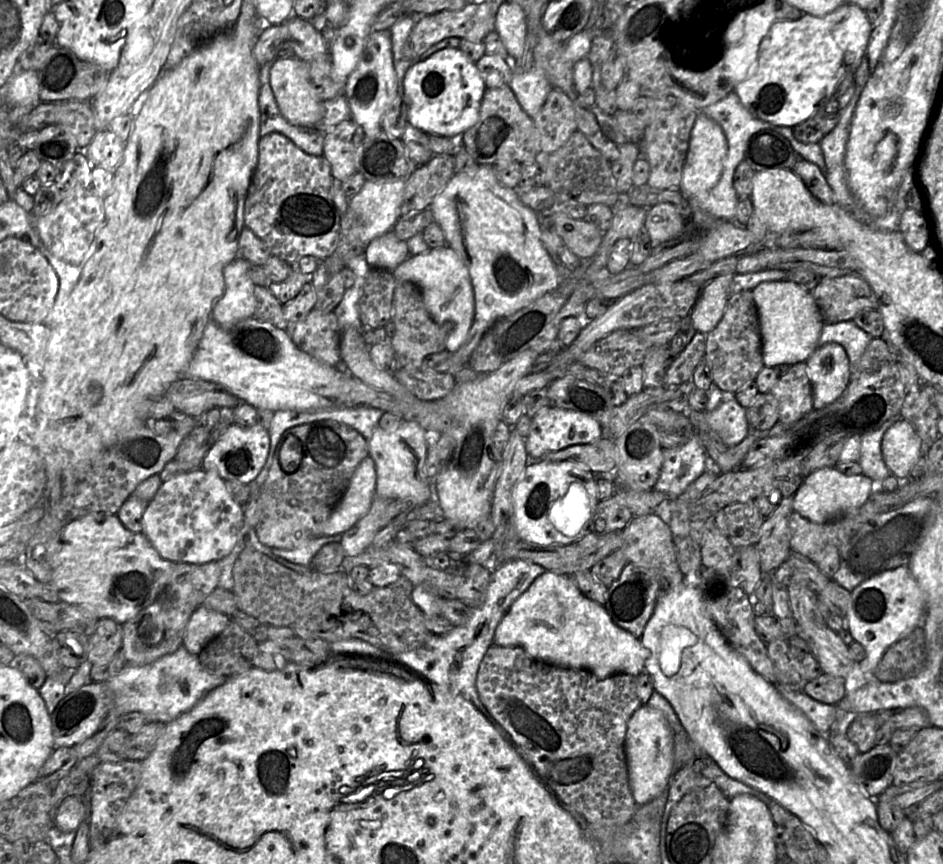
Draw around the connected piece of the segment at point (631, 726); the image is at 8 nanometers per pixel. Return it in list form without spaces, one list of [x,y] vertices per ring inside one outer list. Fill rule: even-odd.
[[[642,704],[628,721],[624,749],[629,785],[636,805],[647,804],[667,792],[675,773],[674,739],[663,712]]]

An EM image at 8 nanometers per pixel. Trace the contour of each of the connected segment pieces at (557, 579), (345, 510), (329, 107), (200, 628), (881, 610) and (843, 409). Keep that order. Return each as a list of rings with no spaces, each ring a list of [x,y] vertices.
[[[548,570],[511,605],[495,630],[493,643],[519,647],[536,660],[587,670],[598,678],[617,673],[639,676],[647,658],[640,638],[615,625],[602,605],[581,593],[570,575]]]
[[[368,455],[355,470],[344,494],[324,523],[322,536],[342,535],[350,530],[370,510],[375,489],[375,463]]]
[[[276,57],[270,69],[270,83],[280,112],[292,125],[323,131],[350,118],[349,105],[344,95],[331,100],[321,99],[310,75],[309,63],[298,57]]]
[[[200,605],[189,619],[182,646],[191,654],[198,655],[221,634],[229,621],[228,616]]]
[[[907,565],[876,574],[851,591],[844,619],[851,638],[865,649],[865,658],[858,663],[866,675],[871,675],[892,644],[921,626],[925,611],[925,594]]]
[[[873,338],[851,374],[843,394],[821,409],[812,409],[793,424],[777,422],[753,443],[741,463],[750,468],[767,461],[809,455],[822,441],[833,435],[863,434],[878,429],[887,420],[899,416],[907,390],[903,383],[898,357],[883,338]]]

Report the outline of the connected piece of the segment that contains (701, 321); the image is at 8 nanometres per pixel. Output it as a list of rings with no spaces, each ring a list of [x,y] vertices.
[[[733,274],[718,276],[707,282],[699,295],[689,318],[698,332],[707,334],[723,316]]]

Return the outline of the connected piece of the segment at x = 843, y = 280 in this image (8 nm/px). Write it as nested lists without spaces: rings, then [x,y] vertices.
[[[859,274],[826,277],[811,291],[825,323],[850,321],[864,310],[877,310],[877,297]]]

